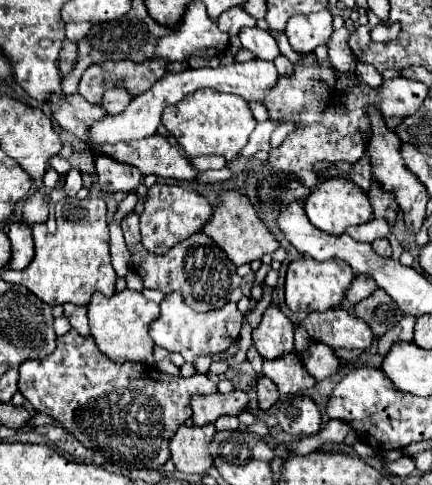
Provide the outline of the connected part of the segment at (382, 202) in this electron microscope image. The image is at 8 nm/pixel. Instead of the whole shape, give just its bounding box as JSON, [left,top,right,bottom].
[368,181,396,225]

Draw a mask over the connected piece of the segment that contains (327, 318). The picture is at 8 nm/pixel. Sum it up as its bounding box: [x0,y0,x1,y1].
[302,309,374,349]

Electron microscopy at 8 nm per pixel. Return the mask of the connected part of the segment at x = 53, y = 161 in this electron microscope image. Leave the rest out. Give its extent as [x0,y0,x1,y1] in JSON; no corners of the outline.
[48,156,71,176]

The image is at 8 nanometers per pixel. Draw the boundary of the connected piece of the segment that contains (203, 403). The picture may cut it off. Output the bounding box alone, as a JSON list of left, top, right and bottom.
[192,391,248,427]

